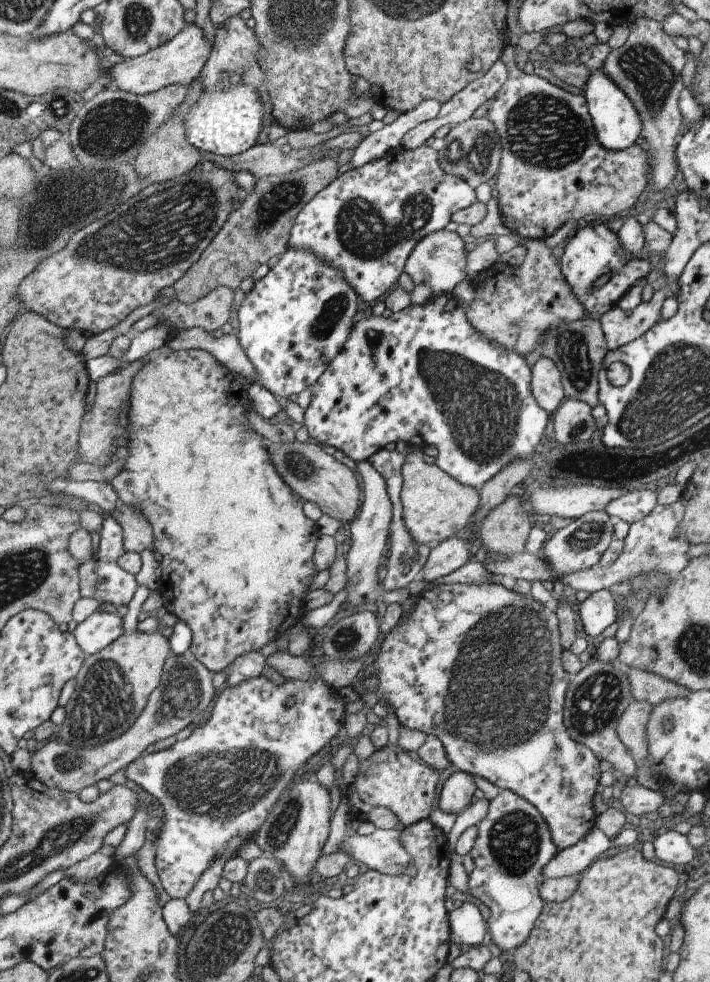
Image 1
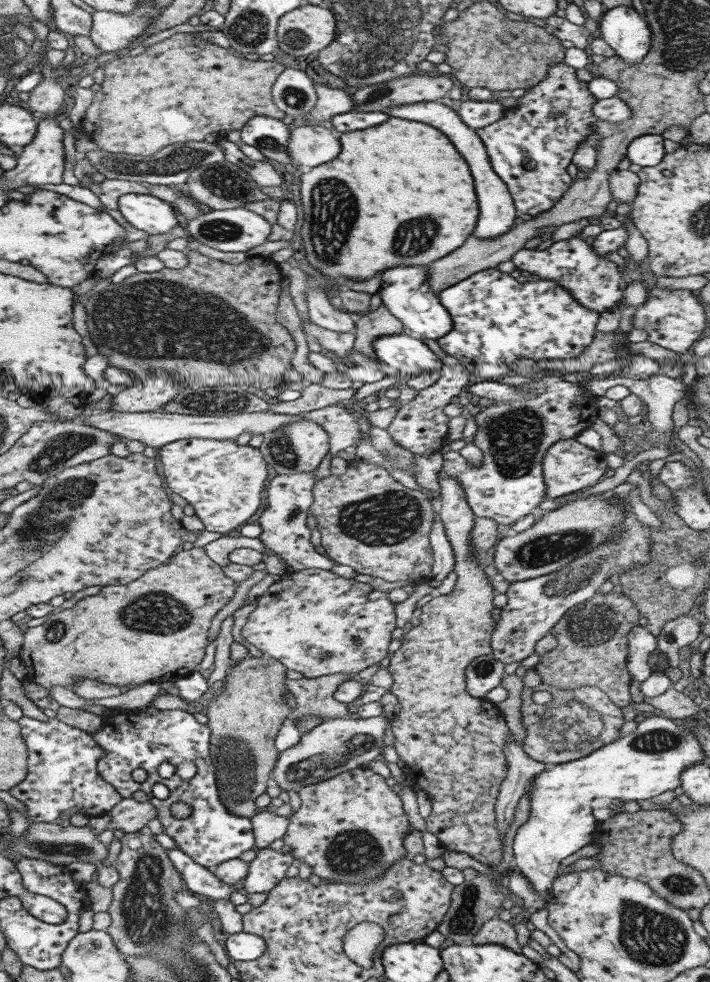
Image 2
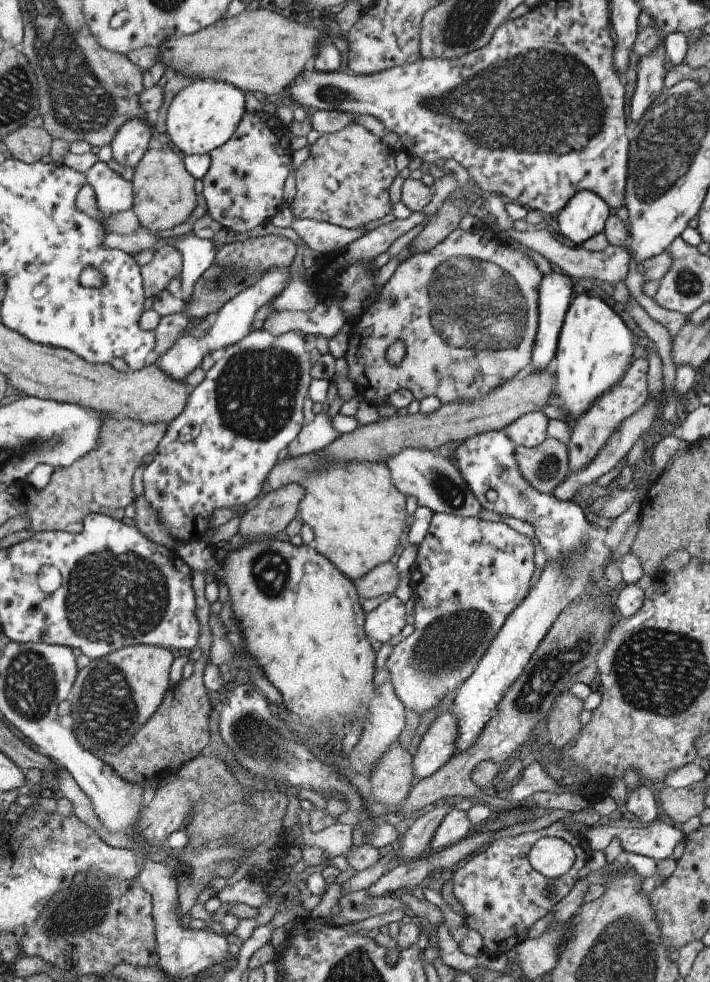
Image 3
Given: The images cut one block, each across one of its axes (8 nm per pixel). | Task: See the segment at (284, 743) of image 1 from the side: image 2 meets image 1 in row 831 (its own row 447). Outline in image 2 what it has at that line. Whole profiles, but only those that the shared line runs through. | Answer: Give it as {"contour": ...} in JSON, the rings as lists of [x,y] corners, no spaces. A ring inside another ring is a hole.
{"contour":[[[190,438],[164,444],[158,453],[167,488],[192,506],[204,530],[225,534],[247,524],[259,508],[267,463],[257,447],[239,445],[235,439]]]}

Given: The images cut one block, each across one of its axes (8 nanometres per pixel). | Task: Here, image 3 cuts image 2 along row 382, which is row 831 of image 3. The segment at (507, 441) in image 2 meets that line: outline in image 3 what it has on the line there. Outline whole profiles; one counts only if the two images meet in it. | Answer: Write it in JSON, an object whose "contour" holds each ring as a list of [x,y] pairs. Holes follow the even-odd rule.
{"contour":[[[556,821],[541,830],[517,836],[497,836],[487,845],[485,852],[478,852],[463,868],[459,868],[452,877],[453,896],[463,907],[463,921],[467,928],[481,935],[483,956],[507,954],[527,938],[529,928],[549,913],[553,904],[566,896],[571,886],[580,880],[577,872],[583,868],[591,854],[583,837],[569,832],[565,822]],[[541,836],[559,838],[574,850],[574,862],[563,876],[545,878],[529,865],[528,854]]]}

